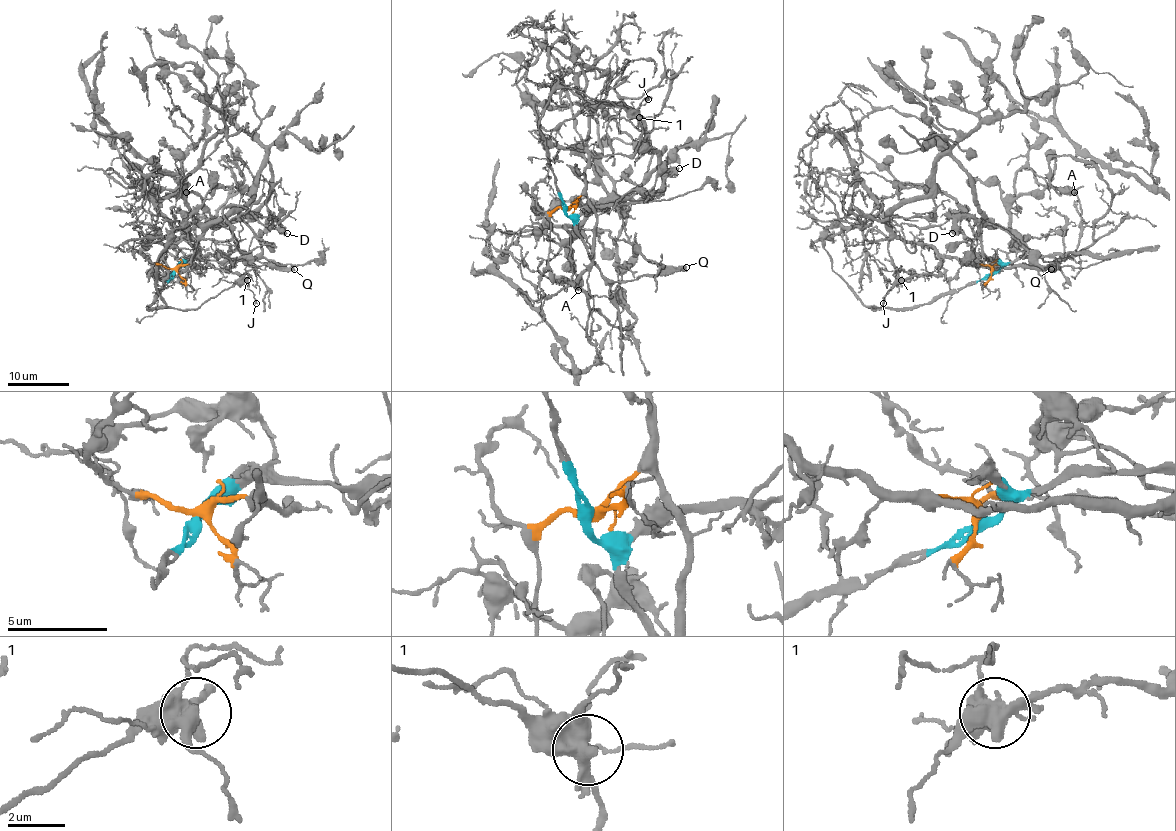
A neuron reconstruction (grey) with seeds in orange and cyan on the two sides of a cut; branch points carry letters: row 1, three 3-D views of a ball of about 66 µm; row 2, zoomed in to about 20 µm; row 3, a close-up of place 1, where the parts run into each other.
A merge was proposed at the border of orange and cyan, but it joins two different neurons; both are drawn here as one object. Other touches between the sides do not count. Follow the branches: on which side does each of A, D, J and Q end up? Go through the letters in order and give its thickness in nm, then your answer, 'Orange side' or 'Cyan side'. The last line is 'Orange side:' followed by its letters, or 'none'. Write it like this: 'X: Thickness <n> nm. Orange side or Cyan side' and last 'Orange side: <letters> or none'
A: Thickness 650 nm. Orange side
D: Thickness 360 nm. Cyan side
J: Thickness 200 nm. Orange side
Q: Thickness 500 nm. Cyan side
Orange side: A, J

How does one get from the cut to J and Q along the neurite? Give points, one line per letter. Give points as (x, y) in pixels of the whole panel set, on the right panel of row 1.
J: (992, 270), (987, 265), (945, 258), (938, 275), (911, 276), (894, 285), (886, 293), (883, 304)
Q: (992, 270), (1021, 258), (1065, 258), (1050, 268)

